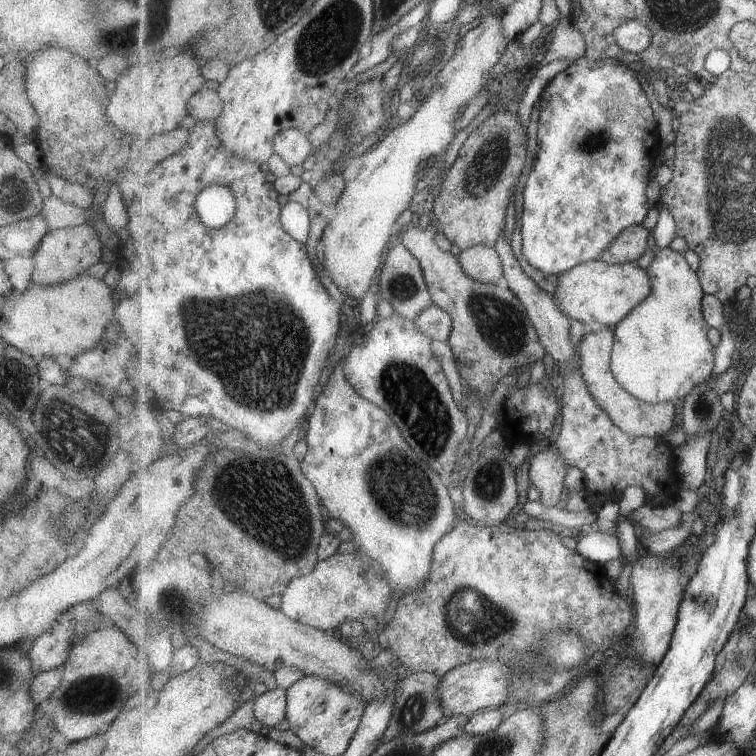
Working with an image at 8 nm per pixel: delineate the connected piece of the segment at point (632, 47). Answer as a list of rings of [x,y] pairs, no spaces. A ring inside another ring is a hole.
[[[631,18],[615,30],[615,38],[625,52],[641,54],[650,48],[653,42],[653,32],[643,20]]]

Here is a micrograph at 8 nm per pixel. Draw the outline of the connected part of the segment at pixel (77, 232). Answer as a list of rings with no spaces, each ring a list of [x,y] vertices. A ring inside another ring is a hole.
[[[90,220],[75,227],[50,229],[41,238],[40,245],[33,256],[32,284],[59,284],[77,274],[84,273],[90,265],[99,262],[102,255],[103,243],[98,237],[95,227]]]

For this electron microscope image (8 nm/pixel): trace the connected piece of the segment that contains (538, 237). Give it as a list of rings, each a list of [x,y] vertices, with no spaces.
[[[586,57],[577,59],[545,86],[539,101],[541,105],[537,138],[539,150],[533,158],[530,176],[524,187],[522,255],[531,267],[538,270],[541,277],[545,276],[547,278],[555,275],[559,278],[575,266],[585,262],[601,260],[602,255],[614,246],[614,243],[626,229],[634,225],[641,225],[647,218],[647,212],[650,209],[647,186],[649,186],[649,180],[651,180],[651,166],[662,154],[661,138],[658,134],[657,118],[655,118],[655,112],[653,112],[653,106],[651,106],[651,98],[647,96],[643,84],[639,82],[639,75],[627,70],[617,59],[605,59],[603,61],[591,61]]]

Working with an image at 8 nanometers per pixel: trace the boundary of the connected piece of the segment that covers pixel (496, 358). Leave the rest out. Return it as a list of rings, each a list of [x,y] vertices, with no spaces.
[[[434,224],[425,230],[407,225],[401,228],[398,240],[422,263],[433,303],[451,314],[452,334],[446,343],[459,360],[461,381],[490,397],[503,376],[513,374],[513,370],[519,374],[525,366],[542,360],[546,351],[521,300],[509,287],[484,284],[471,278],[461,266],[460,258],[443,252],[435,244],[436,229]]]

